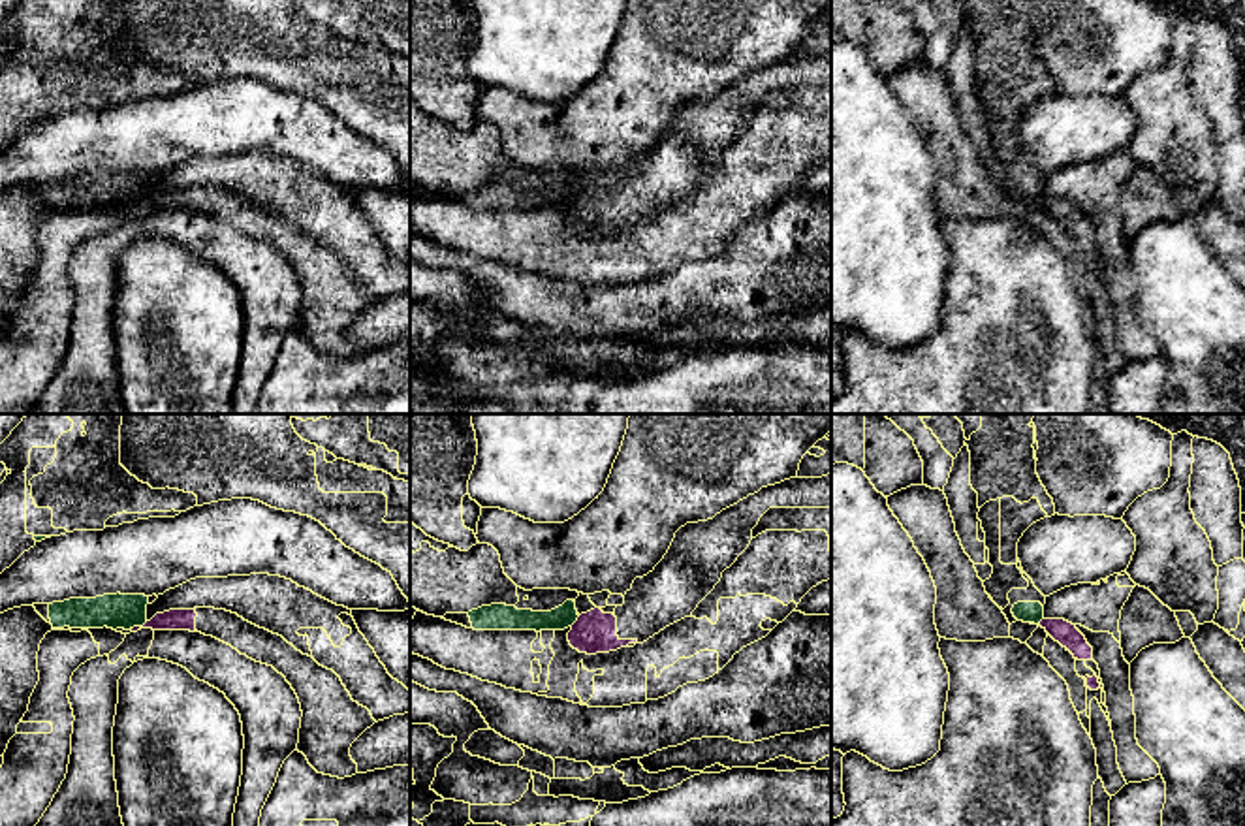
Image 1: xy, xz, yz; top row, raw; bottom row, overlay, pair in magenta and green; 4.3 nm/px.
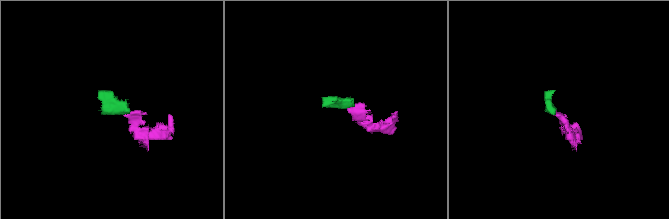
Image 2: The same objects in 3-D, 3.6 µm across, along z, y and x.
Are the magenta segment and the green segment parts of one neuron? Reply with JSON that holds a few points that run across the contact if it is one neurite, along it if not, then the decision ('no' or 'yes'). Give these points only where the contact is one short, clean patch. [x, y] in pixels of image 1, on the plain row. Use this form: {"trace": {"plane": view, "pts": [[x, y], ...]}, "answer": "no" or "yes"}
{"trace": {"plane": "xy", "pts": [[147, 200], [132, 207]]}, "answer": "no"}

